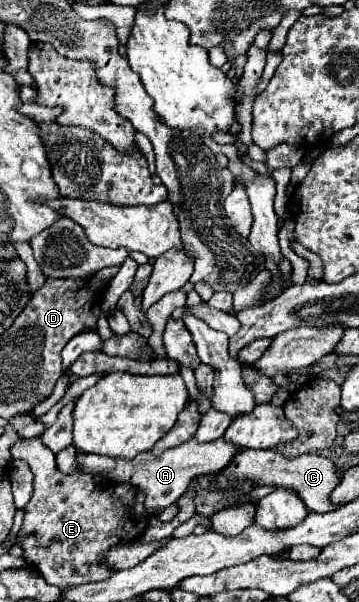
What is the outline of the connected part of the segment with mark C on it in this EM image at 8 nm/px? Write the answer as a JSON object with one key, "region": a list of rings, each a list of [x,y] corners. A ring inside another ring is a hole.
{"region":[[[244,449],[244,451],[238,451],[238,455],[234,455],[234,459],[230,461],[230,467],[214,475],[214,479],[218,479],[218,487],[226,487],[226,483],[234,487],[234,483],[246,483],[246,479],[250,479],[250,483],[254,485],[272,485],[272,487],[292,489],[298,493],[298,497],[304,501],[304,505],[310,511],[326,513],[326,511],[336,509],[332,507],[328,497],[330,497],[330,491],[340,481],[340,473],[336,471],[334,463],[322,455],[306,453],[306,455],[288,459],[280,455],[276,449]]]}

